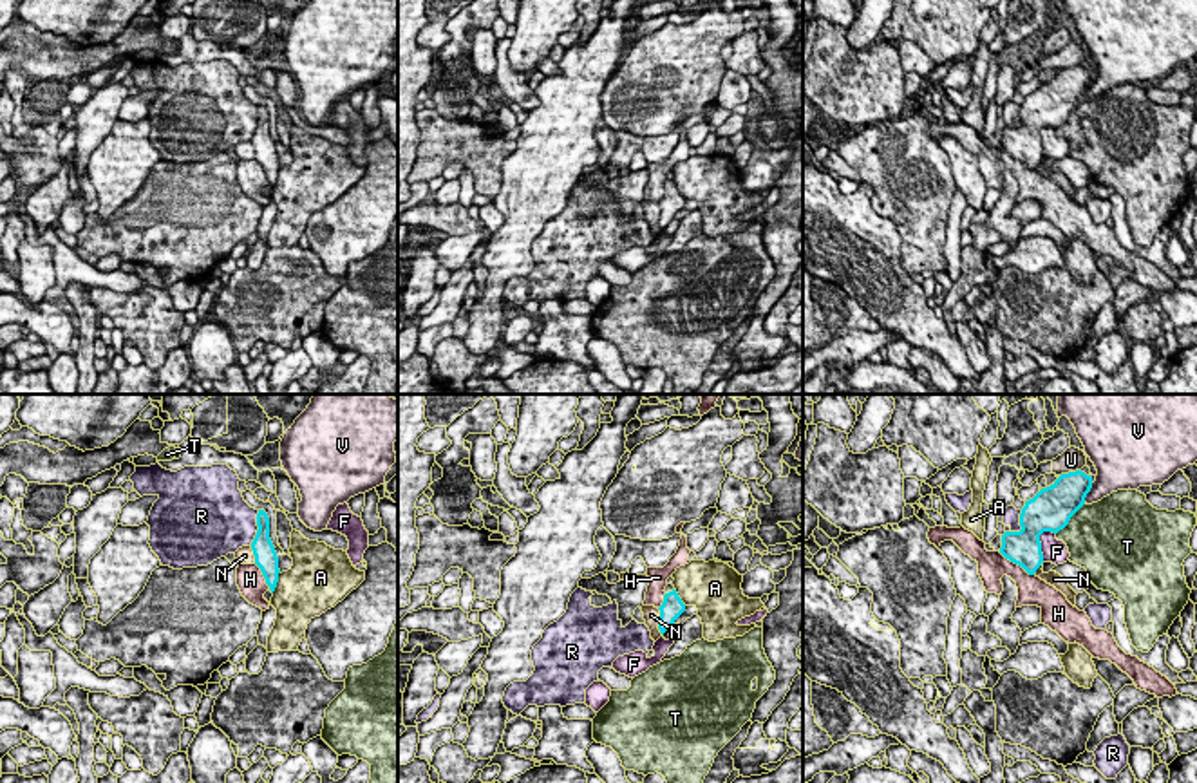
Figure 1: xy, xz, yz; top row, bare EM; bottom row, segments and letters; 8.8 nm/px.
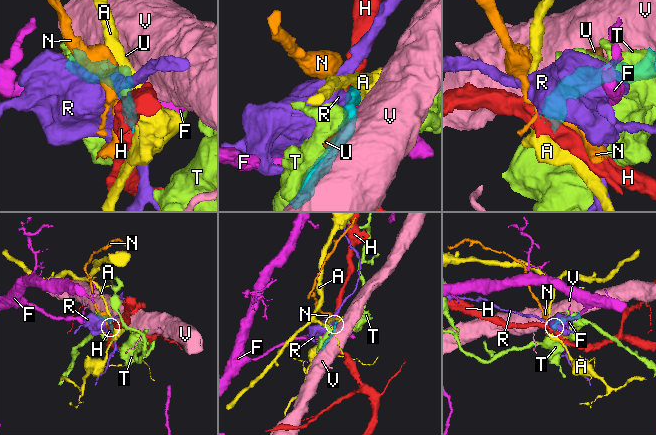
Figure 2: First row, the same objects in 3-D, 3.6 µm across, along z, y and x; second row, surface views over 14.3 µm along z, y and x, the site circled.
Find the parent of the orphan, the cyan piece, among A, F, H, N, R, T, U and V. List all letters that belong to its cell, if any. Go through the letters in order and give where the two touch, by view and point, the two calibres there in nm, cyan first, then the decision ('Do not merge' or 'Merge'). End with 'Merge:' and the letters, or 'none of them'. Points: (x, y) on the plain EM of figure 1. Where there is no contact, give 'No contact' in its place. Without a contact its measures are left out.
A: Touches cyan at xy (277, 176). Thickness 200 nm (cyan) against 480 nm. Do not merge
F: Touches cyan at yz (1040, 138). Thickness 320 nm (cyan) against 220 nm. Do not merge
H: Touches cyan at yz (1017, 158). Thickness 320 nm (cyan) against 260 nm. Do not merge
N: Touches cyan at xz (660, 216). Thickness 200 nm (cyan) against 160 nm. Do not merge
R: Touches cyan at xy (259, 123). Thickness 190 nm (cyan) against 440 nm. Do not merge
T: Touches cyan at yz (1069, 114). Thickness 380 nm (cyan) against 480 nm. Do not merge
U: Touches cyan at yz (1069, 67). Thickness 320 nm (cyan) against 200 nm. Do not merge
V: Touches cyan at yz (1089, 85). Thickness 320 nm (cyan) against 280 nm. Do not merge
Merge: none of them

